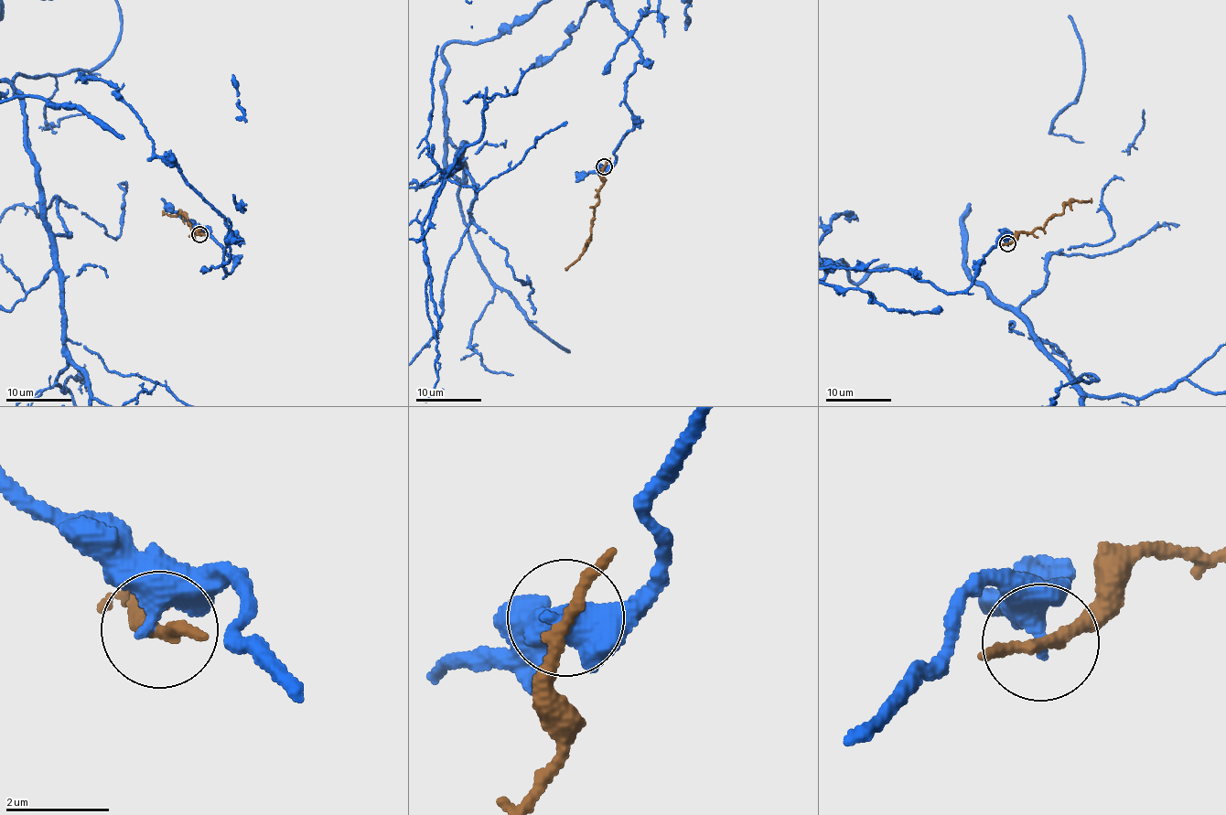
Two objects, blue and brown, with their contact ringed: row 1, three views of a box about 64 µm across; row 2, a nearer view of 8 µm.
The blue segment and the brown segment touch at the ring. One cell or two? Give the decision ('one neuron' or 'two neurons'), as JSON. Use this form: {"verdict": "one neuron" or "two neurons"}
{"verdict": "two neurons"}

